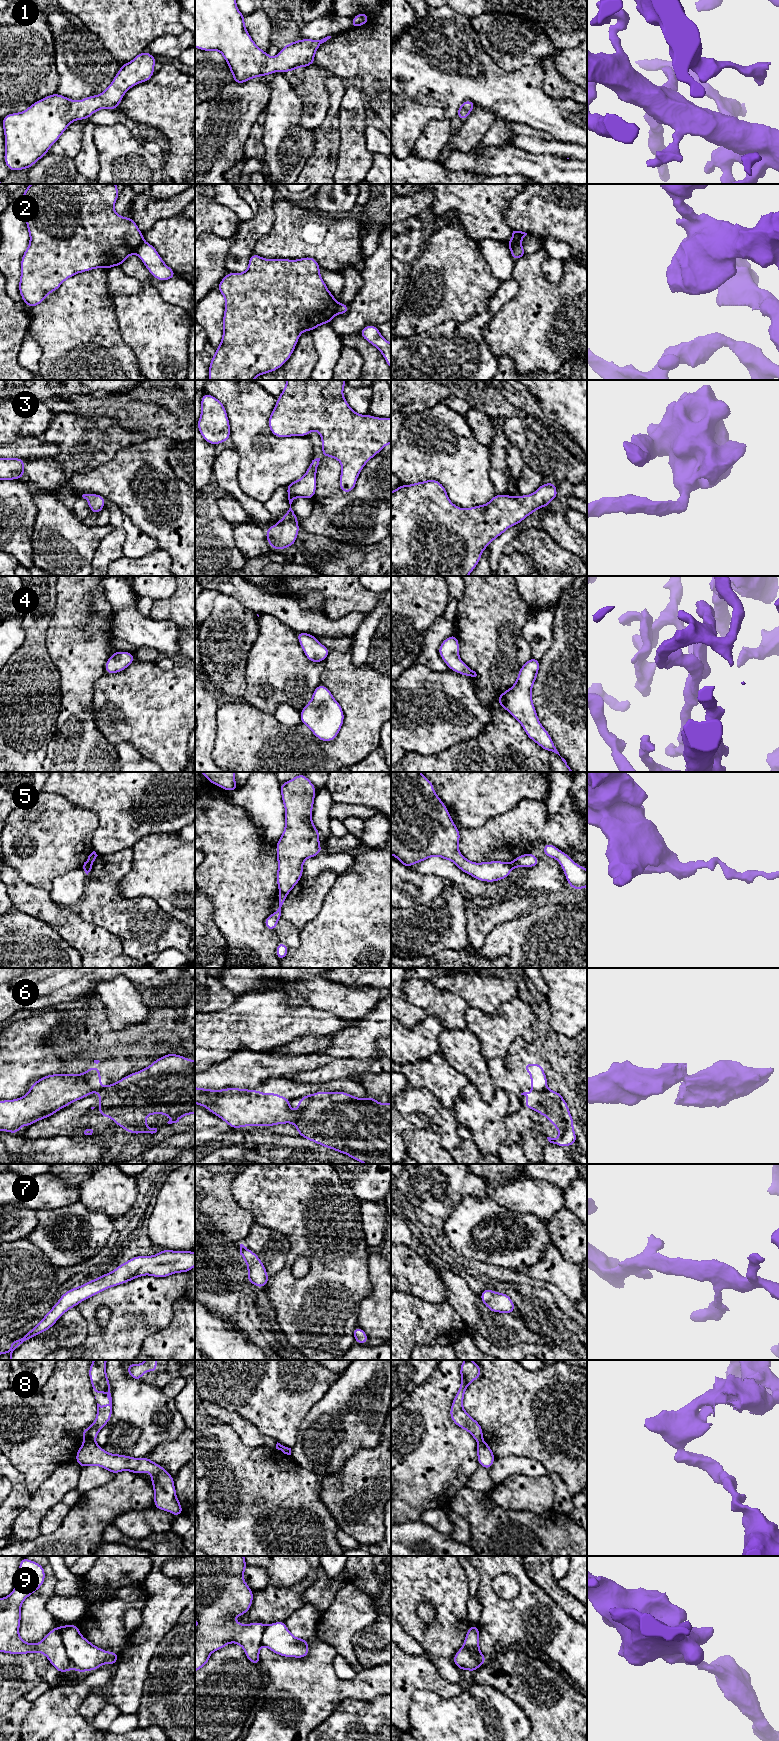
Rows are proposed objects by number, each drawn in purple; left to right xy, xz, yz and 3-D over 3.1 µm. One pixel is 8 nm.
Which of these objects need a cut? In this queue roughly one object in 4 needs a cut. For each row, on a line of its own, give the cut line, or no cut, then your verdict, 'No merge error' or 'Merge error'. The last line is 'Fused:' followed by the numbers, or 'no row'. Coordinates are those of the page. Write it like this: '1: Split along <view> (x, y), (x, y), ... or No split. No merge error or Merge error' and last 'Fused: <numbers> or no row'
1: No split. No merge error
2: Split along xy (144, 242), (135, 252). Merge error
3: No split. No merge error
4: No split. No merge error
5: Split along xy (92, 861), (83, 866). Merge error
6: Split along xz (297, 1112), (297, 1117), (293, 1122). Merge error
7: No split. No merge error
8: Split along xy (94, 1439), (85, 1441). Merge error
9: Split along xy (61, 1627), (62, 1643), (72, 1667). Merge error
Fused: 2, 5, 6, 8, 9

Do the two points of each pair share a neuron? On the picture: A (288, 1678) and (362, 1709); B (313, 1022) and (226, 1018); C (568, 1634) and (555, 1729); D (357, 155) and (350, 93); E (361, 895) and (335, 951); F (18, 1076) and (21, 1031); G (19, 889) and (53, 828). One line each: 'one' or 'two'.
A: two
B: one
C: two
D: one
E: one
F: one
G: two

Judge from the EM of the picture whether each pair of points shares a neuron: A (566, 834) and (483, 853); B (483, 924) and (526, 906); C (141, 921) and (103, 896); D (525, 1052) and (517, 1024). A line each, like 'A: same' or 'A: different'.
A: same
B: same
C: same
D: different

